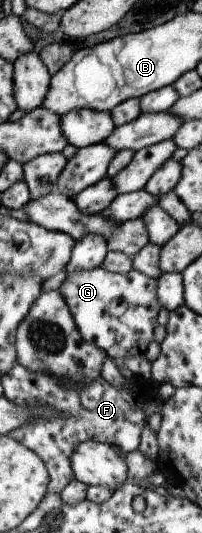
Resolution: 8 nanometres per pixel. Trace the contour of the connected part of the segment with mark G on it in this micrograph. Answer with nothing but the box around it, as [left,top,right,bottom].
[58,267,161,360]

